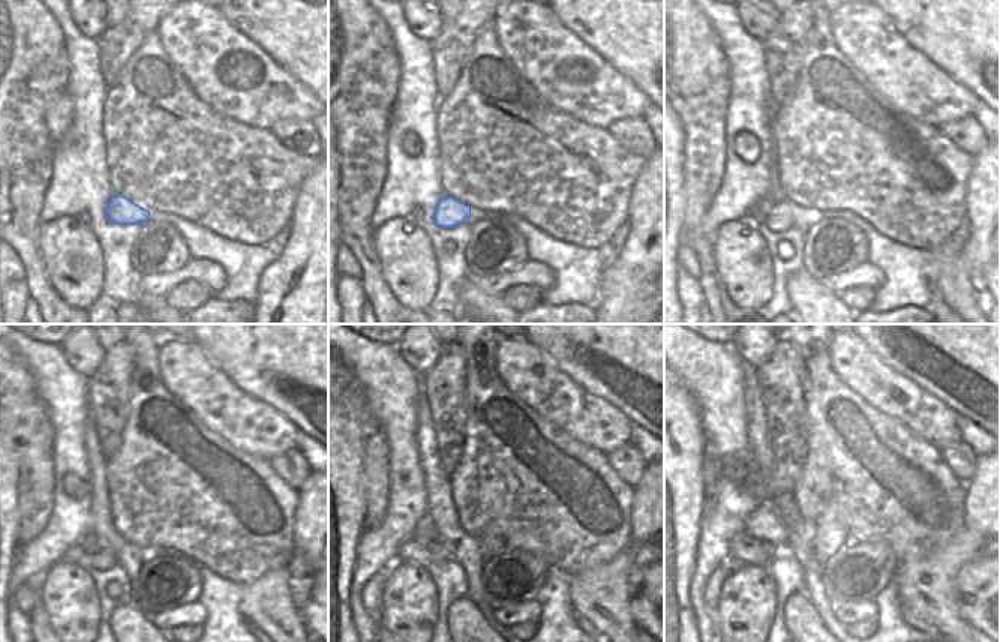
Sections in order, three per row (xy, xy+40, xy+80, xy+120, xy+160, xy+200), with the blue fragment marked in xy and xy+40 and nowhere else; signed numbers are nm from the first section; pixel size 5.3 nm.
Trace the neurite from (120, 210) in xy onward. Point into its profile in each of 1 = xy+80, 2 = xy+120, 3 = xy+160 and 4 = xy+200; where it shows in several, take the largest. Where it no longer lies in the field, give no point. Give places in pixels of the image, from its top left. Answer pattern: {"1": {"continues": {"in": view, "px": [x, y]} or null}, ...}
{"1": {"continues": {"in": "xy+80", "px": [780, 219]}}, "2": {"continues": {"in": "xy+120", "px": [104, 560]}}, "3": {"continues": {"in": "xy+160", "px": [411, 552]}}, "4": {"continues": {"in": "xy+200", "px": [744, 549]}}}

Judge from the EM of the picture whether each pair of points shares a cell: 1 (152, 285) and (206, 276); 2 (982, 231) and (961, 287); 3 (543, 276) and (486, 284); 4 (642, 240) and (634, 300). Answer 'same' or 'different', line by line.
1: same
2: different
3: same
4: same

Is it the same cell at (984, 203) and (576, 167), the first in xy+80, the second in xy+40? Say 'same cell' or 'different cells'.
different cells

